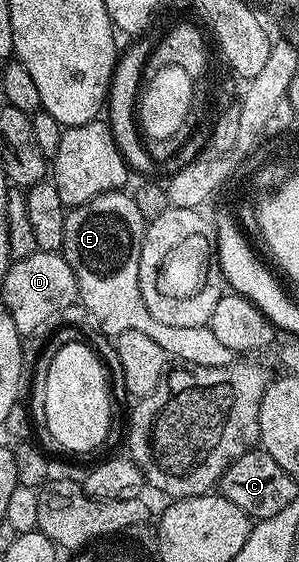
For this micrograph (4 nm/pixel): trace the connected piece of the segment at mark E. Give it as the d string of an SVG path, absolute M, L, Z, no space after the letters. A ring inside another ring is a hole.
M125 191L100 194L80 206L69 209L64 218L63 244L61 254L72 266L72 274L76 274L78 283L78 300L86 307L88 315L92 316L101 332L117 338L128 330L137 330L156 342L171 361L196 366L228 366L235 363L236 354L224 342L216 339L209 326L204 328L185 328L184 326L167 326L157 321L144 306L144 298L140 294L140 250L142 235L146 233L147 221L143 220L140 210L136 210L133 195Z

